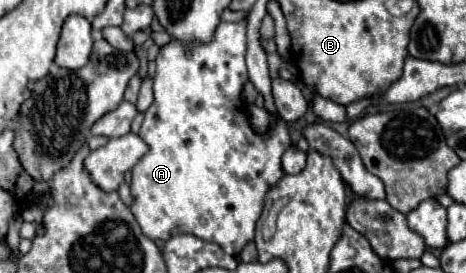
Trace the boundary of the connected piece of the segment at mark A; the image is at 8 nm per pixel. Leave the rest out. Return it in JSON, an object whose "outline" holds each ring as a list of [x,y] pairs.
{"outline":[[[246,21],[240,23],[220,23],[214,39],[208,45],[194,45],[192,49],[192,57],[188,59],[184,53],[184,47],[180,45],[180,41],[170,41],[166,47],[160,49],[158,59],[156,59],[156,77],[154,77],[154,103],[150,105],[150,109],[144,115],[144,123],[140,129],[140,137],[142,141],[146,141],[148,145],[148,153],[134,165],[132,169],[132,213],[140,223],[140,229],[146,237],[150,237],[152,241],[156,239],[170,239],[172,235],[178,233],[192,233],[204,241],[212,241],[218,243],[228,255],[238,257],[242,247],[254,239],[254,231],[256,231],[256,221],[262,215],[262,205],[266,199],[266,193],[286,175],[282,169],[282,153],[292,145],[290,139],[290,131],[288,131],[288,123],[282,121],[282,117],[276,119],[276,125],[270,125],[270,129],[266,133],[254,133],[254,129],[250,127],[250,121],[242,109],[242,87],[248,81],[247,67],[244,63],[244,55],[246,55]]]}

